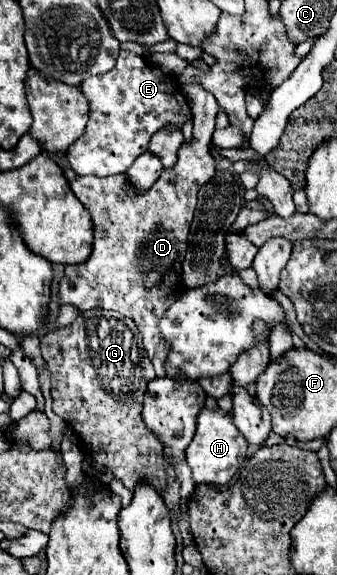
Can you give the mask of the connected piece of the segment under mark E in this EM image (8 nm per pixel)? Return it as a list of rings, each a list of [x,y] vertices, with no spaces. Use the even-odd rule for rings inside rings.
[[[121,50],[113,70],[83,80],[83,94],[87,96],[89,106],[91,106],[89,122],[87,122],[85,134],[79,140],[75,140],[75,144],[71,144],[71,148],[67,150],[67,160],[79,176],[81,174],[113,176],[113,174],[125,172],[135,162],[135,158],[147,150],[147,144],[157,130],[161,130],[163,126],[169,126],[169,124],[183,126],[191,118],[191,108],[189,108],[185,96],[179,92],[177,80],[173,76],[163,74],[159,68],[145,64],[145,58],[139,54],[133,54],[133,52]]]

